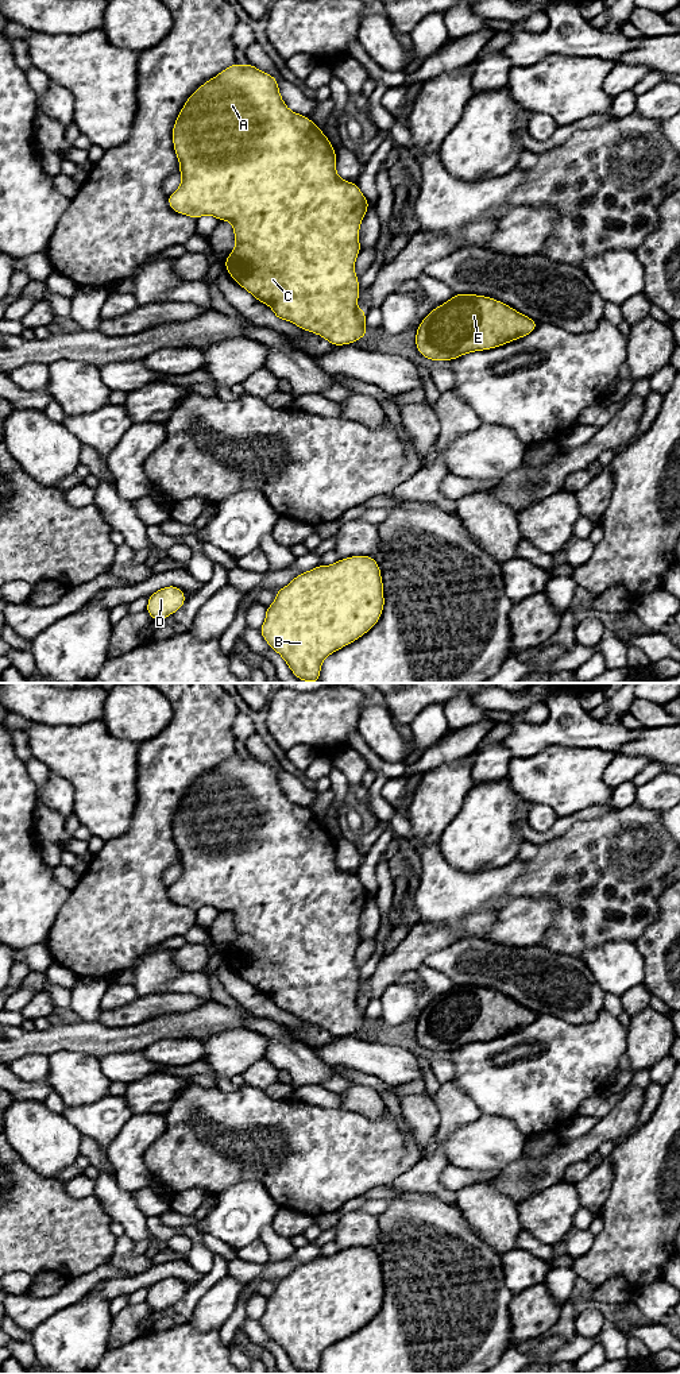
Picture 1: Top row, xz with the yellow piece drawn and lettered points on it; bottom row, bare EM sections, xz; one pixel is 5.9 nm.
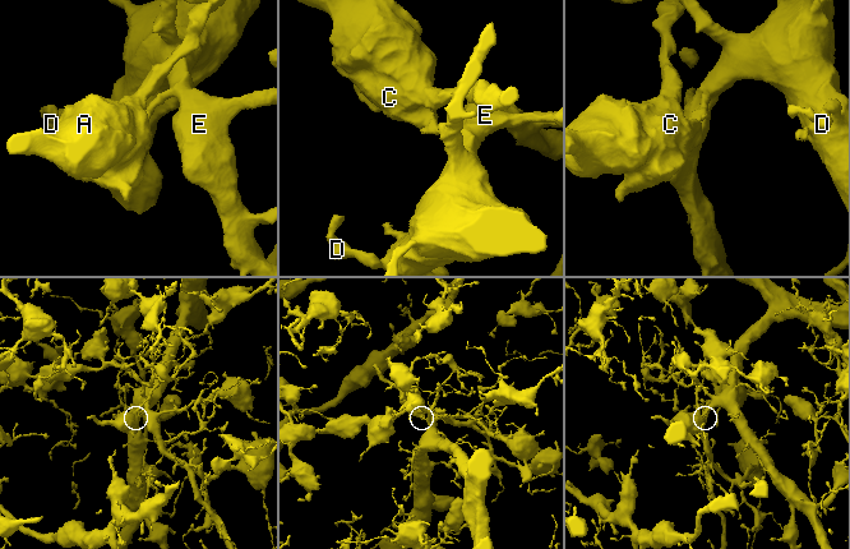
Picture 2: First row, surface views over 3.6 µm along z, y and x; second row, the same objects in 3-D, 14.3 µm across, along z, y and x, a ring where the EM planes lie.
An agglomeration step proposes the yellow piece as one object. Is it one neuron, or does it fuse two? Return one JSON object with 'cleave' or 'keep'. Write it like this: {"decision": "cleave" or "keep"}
{"decision": "cleave"}

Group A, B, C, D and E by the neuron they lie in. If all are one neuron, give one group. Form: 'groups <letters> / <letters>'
groups A C / B D E

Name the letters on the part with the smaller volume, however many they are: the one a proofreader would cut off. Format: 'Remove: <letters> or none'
Remove: A, C

